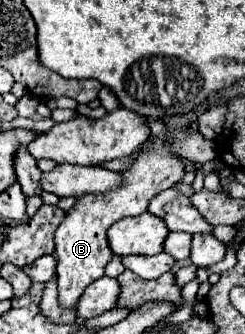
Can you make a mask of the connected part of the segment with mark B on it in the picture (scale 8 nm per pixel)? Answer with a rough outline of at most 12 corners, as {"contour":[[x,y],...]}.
{"contour":[[150,136],[124,186],[80,196],[56,230],[58,304],[76,310],[112,260],[108,228],[185,172]]}

